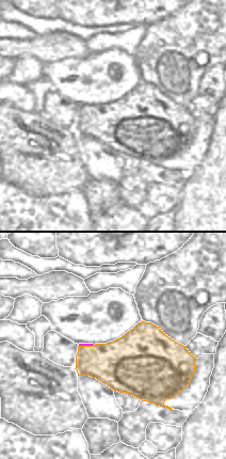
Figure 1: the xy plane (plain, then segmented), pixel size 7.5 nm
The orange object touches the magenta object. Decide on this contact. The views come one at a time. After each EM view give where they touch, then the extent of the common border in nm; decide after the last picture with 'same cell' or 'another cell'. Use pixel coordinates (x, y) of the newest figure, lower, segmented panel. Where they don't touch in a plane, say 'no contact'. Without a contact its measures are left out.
contact (85, 346); length 110 nm

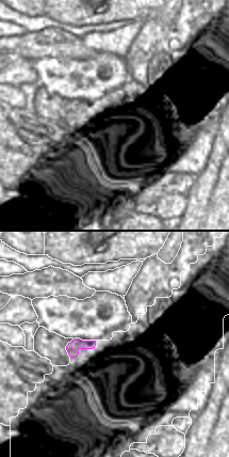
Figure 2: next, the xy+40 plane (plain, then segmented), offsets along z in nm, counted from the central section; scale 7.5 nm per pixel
no contact

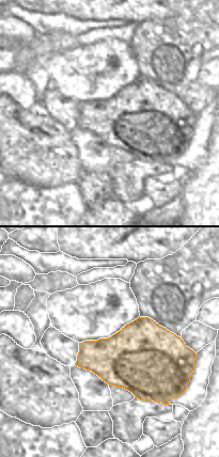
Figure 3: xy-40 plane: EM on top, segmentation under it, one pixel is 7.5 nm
no contact

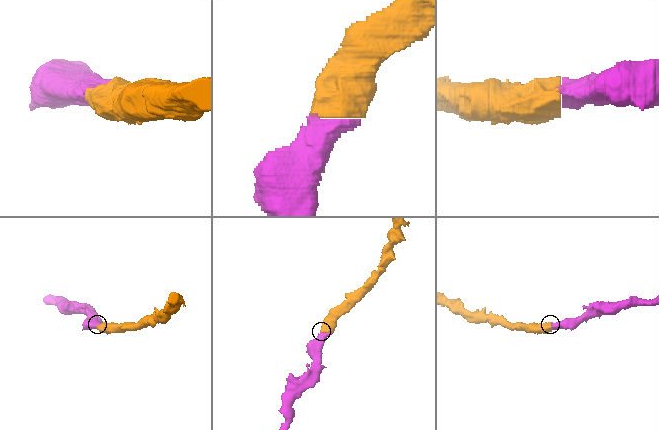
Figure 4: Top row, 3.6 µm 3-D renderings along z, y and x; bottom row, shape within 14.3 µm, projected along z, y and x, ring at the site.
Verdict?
same cell

